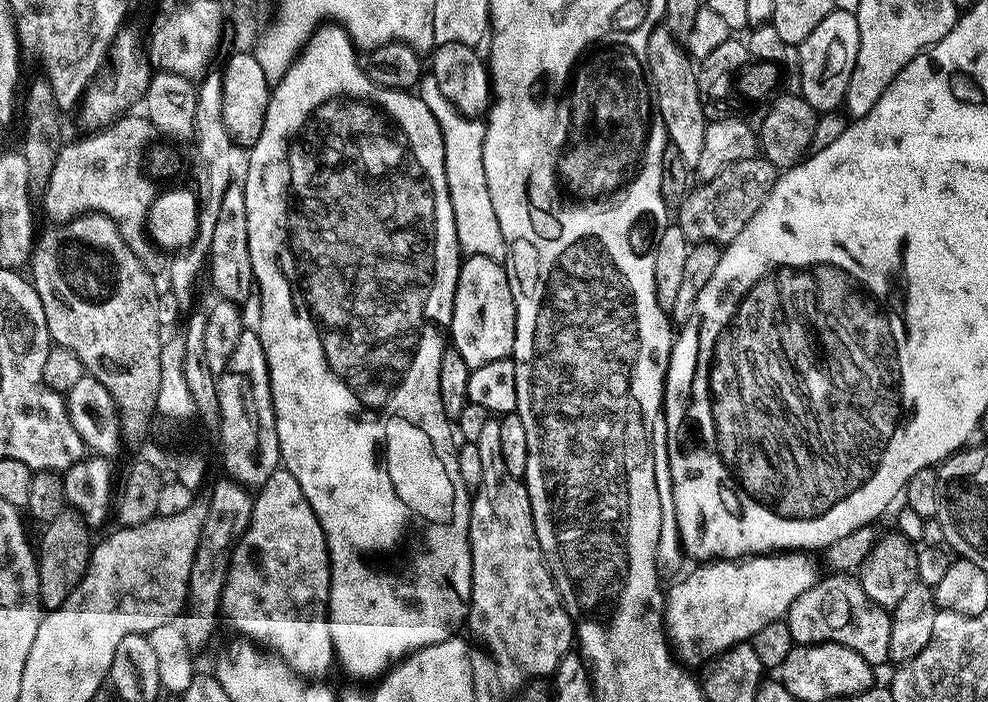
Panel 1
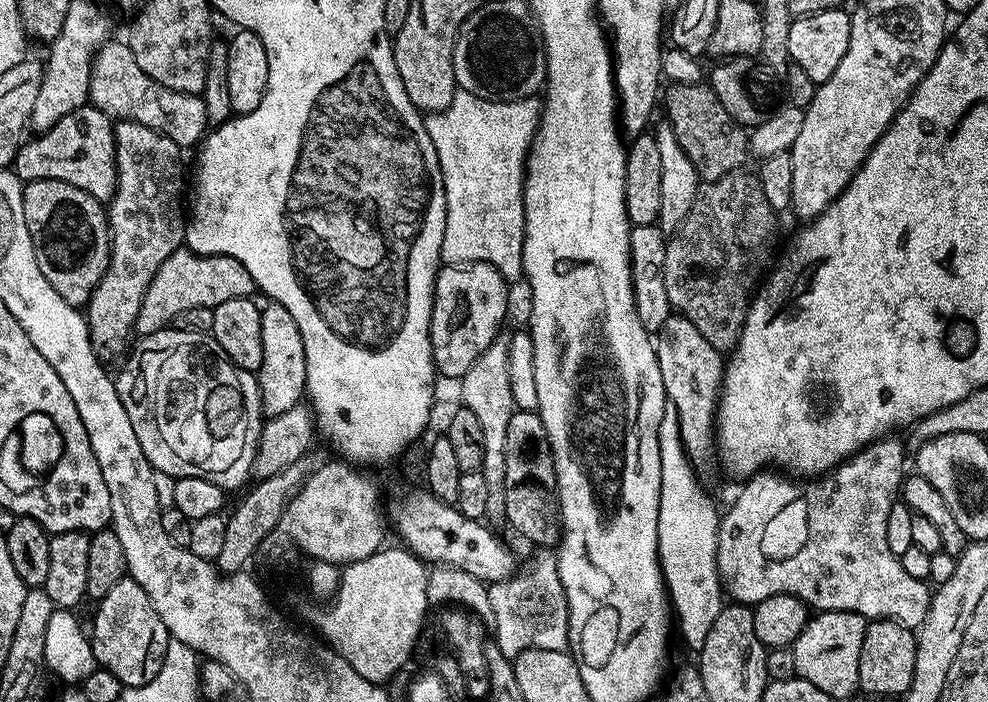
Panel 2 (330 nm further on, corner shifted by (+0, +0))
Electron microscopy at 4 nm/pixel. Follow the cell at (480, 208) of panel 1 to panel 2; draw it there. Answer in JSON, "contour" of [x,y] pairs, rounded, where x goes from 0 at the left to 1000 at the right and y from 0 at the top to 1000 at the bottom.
{"contour":[[[469,128],[463,130],[457,150],[450,160],[438,160],[432,167],[433,189],[443,219],[449,249],[452,325],[445,358],[449,376],[493,375],[499,377],[515,402],[529,395],[530,376],[530,249],[534,214],[547,181],[549,148],[546,141],[493,142]]]}

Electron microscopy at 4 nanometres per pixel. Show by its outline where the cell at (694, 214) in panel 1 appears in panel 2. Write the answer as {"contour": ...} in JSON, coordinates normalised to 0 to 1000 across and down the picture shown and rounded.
{"contour":[[[744,245],[727,256],[710,261],[698,305],[676,342],[672,375],[674,425],[678,425],[681,440],[698,459],[702,459],[711,481],[715,481],[715,487],[719,487],[719,493],[723,493],[731,504],[740,503],[749,486],[757,434],[761,432],[761,423],[771,395],[778,386],[786,363],[786,303],[781,301],[779,288],[771,272],[768,252],[762,246],[751,246]]]}

